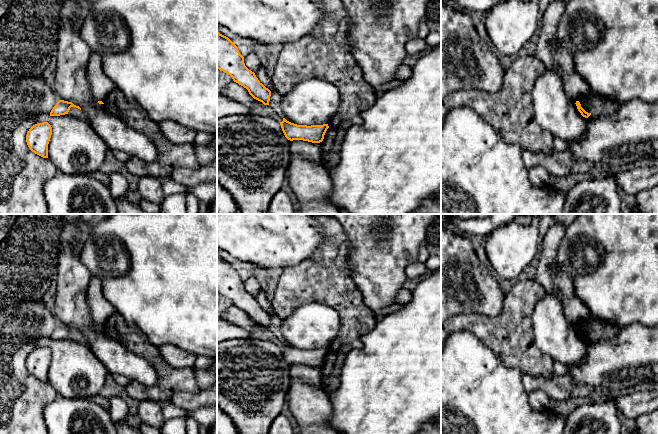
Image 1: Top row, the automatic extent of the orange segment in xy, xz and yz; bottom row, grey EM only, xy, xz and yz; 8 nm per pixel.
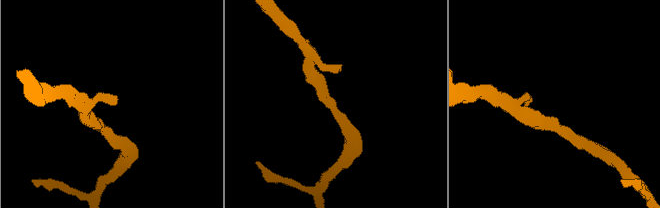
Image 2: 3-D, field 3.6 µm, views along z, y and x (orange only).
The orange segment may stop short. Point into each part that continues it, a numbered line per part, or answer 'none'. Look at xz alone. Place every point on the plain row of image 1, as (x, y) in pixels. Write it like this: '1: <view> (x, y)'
none

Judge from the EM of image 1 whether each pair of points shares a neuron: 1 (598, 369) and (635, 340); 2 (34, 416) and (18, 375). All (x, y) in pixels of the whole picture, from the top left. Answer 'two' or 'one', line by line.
1: one
2: one

